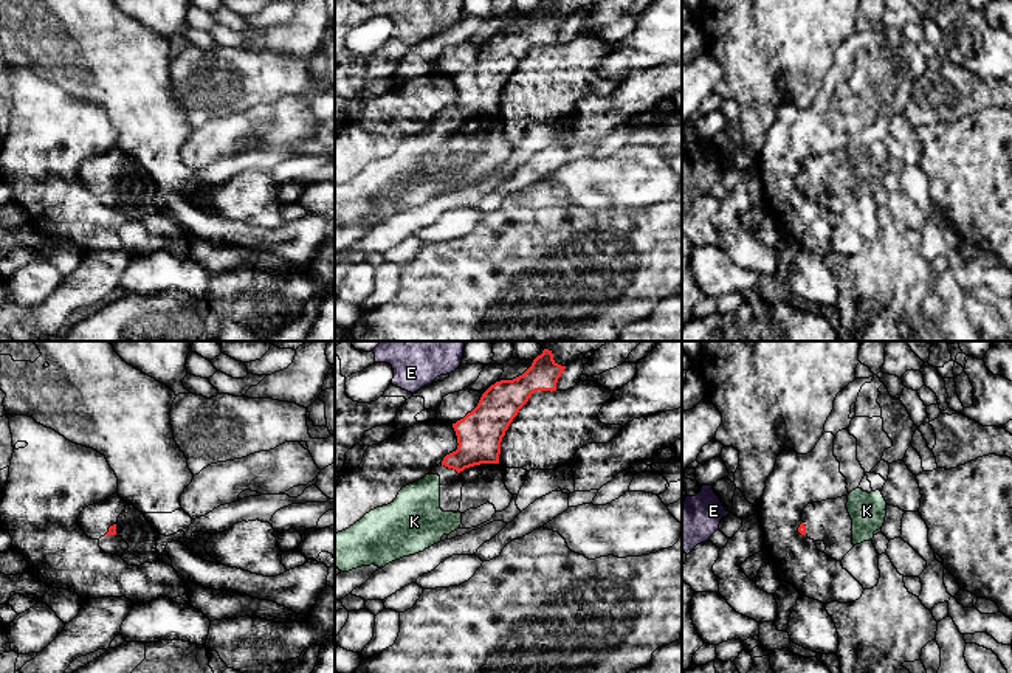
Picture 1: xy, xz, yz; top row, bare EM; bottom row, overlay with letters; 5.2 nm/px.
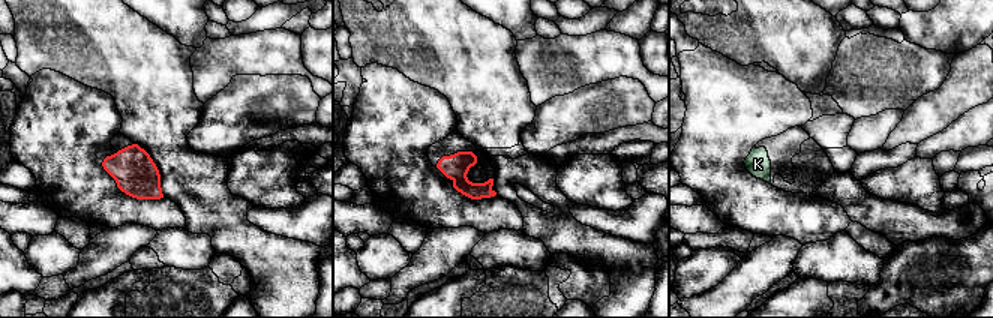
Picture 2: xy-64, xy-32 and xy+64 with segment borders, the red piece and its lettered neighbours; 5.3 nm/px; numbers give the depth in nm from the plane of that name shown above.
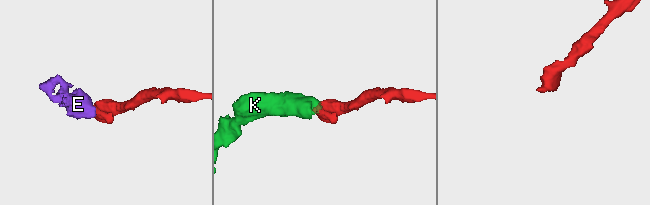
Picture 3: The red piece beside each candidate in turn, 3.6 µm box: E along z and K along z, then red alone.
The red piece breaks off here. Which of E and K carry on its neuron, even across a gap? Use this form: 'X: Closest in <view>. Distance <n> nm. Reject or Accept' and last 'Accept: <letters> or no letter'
E: Closest in xz. Distance 190 nm. Reject
K: Closest in xz. Distance 60 nm. Accept
Accept: K

